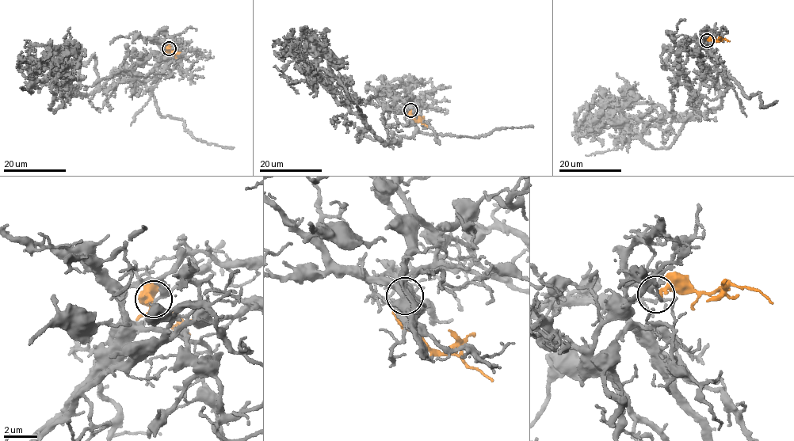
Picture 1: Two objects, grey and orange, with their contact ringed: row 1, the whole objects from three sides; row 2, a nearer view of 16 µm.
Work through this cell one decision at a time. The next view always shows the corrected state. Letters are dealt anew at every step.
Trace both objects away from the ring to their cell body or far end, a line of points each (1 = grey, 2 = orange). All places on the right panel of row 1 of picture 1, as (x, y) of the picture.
1: (707, 40), (728, 77), (720, 103), (684, 121), (659, 105), (601, 98), (589, 109), (602, 146)
2: (707, 40), (721, 38), (729, 42)

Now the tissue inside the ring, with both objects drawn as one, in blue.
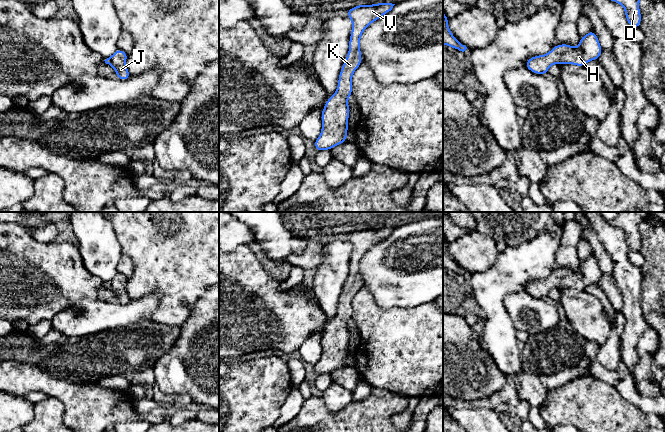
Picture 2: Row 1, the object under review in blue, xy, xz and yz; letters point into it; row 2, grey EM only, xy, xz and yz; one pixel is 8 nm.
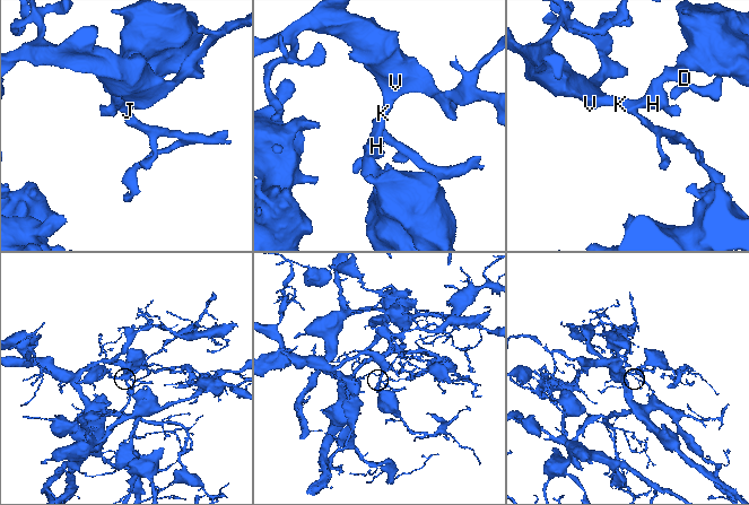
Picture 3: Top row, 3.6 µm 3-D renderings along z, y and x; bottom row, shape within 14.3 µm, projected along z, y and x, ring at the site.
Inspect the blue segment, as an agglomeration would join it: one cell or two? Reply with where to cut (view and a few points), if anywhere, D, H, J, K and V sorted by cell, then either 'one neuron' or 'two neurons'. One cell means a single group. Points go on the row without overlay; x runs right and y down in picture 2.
cut none; groups D H J K V; one neuron

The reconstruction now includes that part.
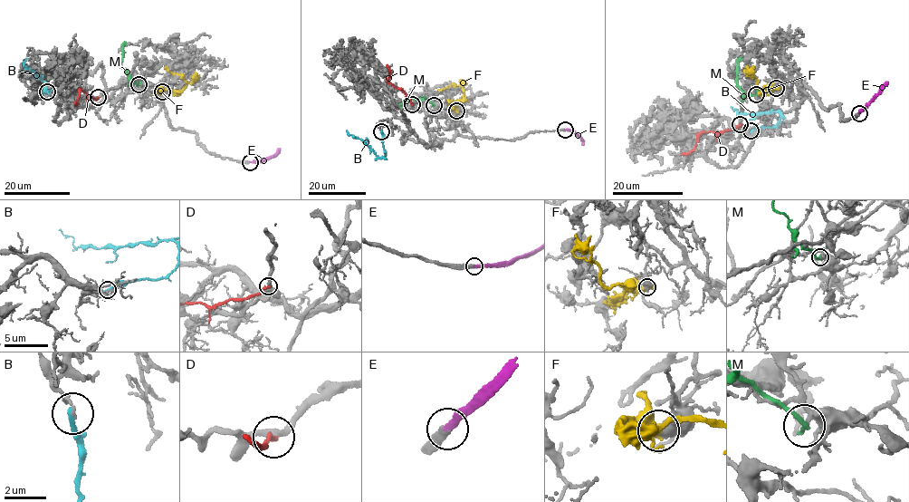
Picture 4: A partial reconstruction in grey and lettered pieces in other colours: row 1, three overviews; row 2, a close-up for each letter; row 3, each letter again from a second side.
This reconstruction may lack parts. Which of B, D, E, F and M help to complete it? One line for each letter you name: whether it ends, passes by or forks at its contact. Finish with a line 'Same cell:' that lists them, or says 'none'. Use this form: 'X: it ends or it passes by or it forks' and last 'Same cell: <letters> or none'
E: it ends
Same cell: E

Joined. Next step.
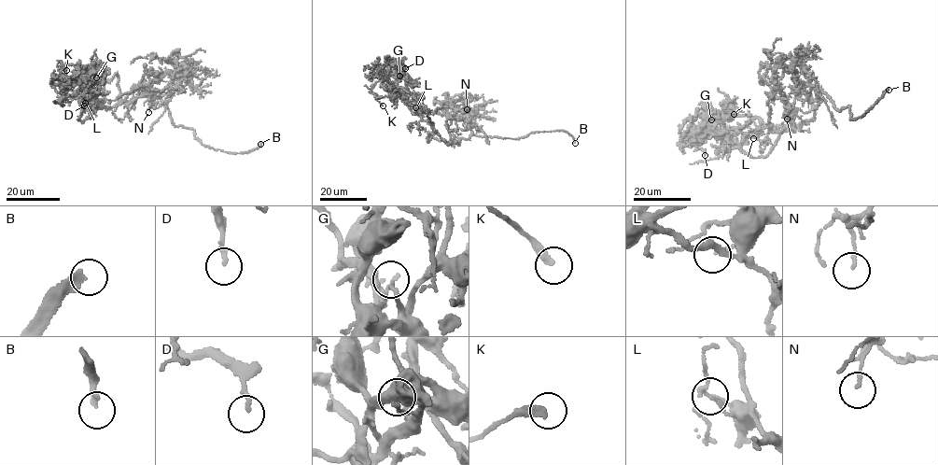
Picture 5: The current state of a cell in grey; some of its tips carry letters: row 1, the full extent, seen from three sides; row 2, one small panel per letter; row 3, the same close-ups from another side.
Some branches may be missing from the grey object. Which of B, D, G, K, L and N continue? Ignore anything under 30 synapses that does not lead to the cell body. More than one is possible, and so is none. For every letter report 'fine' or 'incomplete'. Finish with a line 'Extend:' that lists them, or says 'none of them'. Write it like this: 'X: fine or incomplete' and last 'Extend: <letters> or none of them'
B: incomplete
D: fine
G: fine
K: fine
L: fine
N: fine
Extend: B

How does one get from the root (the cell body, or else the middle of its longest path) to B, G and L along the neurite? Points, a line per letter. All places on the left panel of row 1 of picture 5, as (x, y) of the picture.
B: (126, 101), (142, 94), (161, 99), (174, 126), (191, 128), (201, 143), (216, 149), (247, 153), (260, 144)
G: (126, 101), (112, 107), (94, 107), (89, 77), (94, 71), (96, 77)
L: (126, 101), (101, 108), (94, 107), (91, 97), (85, 103)

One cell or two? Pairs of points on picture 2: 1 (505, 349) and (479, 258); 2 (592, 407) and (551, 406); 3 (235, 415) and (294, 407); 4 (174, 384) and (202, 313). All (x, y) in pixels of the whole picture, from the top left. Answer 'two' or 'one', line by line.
1: two
2: one
3: two
4: one

